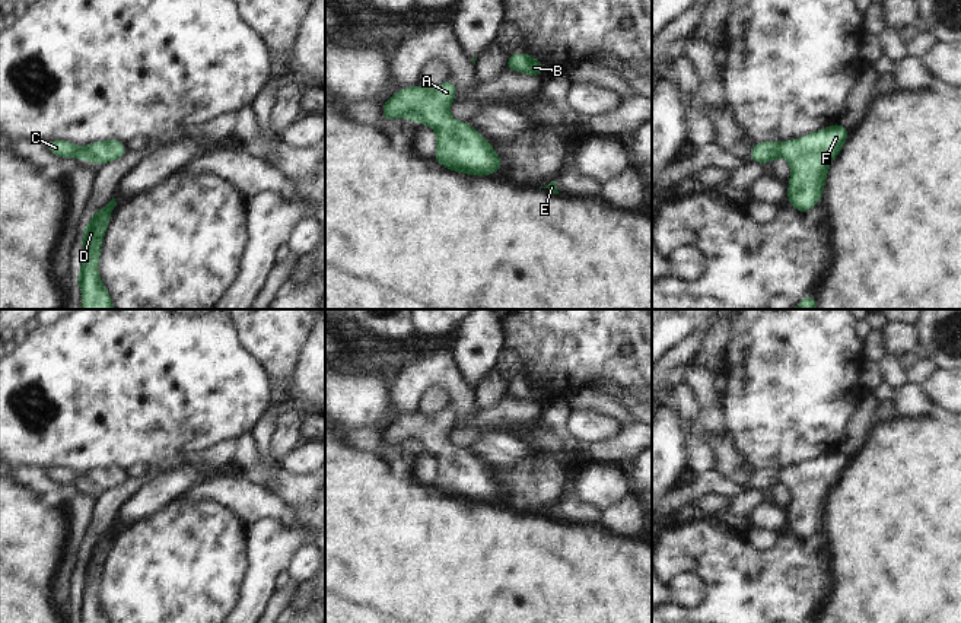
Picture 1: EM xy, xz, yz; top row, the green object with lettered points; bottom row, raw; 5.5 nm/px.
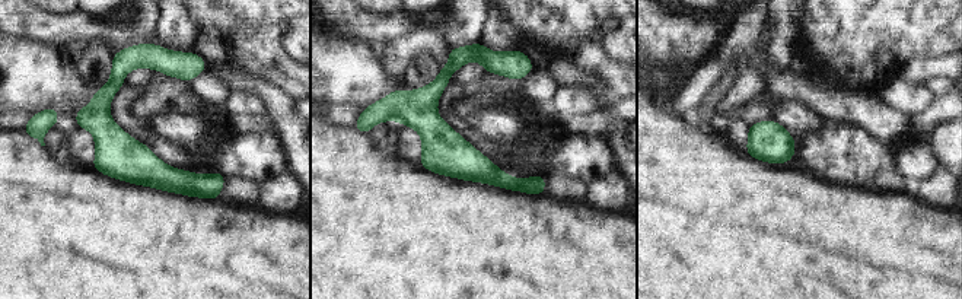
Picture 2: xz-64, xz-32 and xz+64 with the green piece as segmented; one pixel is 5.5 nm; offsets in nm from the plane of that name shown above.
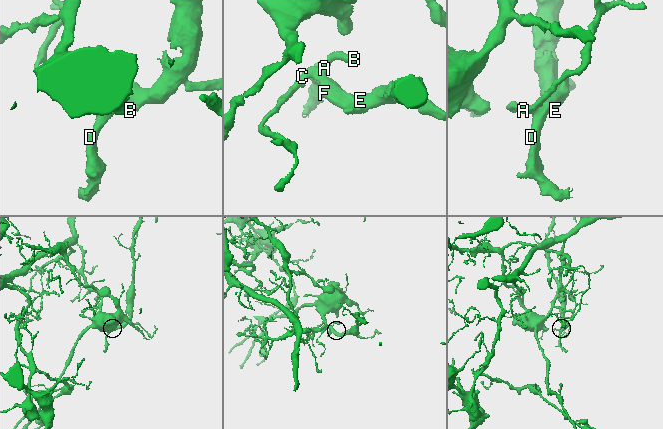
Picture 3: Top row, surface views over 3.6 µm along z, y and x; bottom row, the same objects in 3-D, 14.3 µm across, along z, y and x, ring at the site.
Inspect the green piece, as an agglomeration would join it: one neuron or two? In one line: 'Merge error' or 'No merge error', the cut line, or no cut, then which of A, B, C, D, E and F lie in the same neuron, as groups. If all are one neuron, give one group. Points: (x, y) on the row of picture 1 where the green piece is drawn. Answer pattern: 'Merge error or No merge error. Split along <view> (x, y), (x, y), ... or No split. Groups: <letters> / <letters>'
No merge error. No split. Groups: A B C D E F

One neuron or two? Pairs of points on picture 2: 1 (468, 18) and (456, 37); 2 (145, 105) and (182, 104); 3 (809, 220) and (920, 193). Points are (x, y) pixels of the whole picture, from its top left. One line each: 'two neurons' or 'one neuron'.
1: one neuron
2: one neuron
3: two neurons

